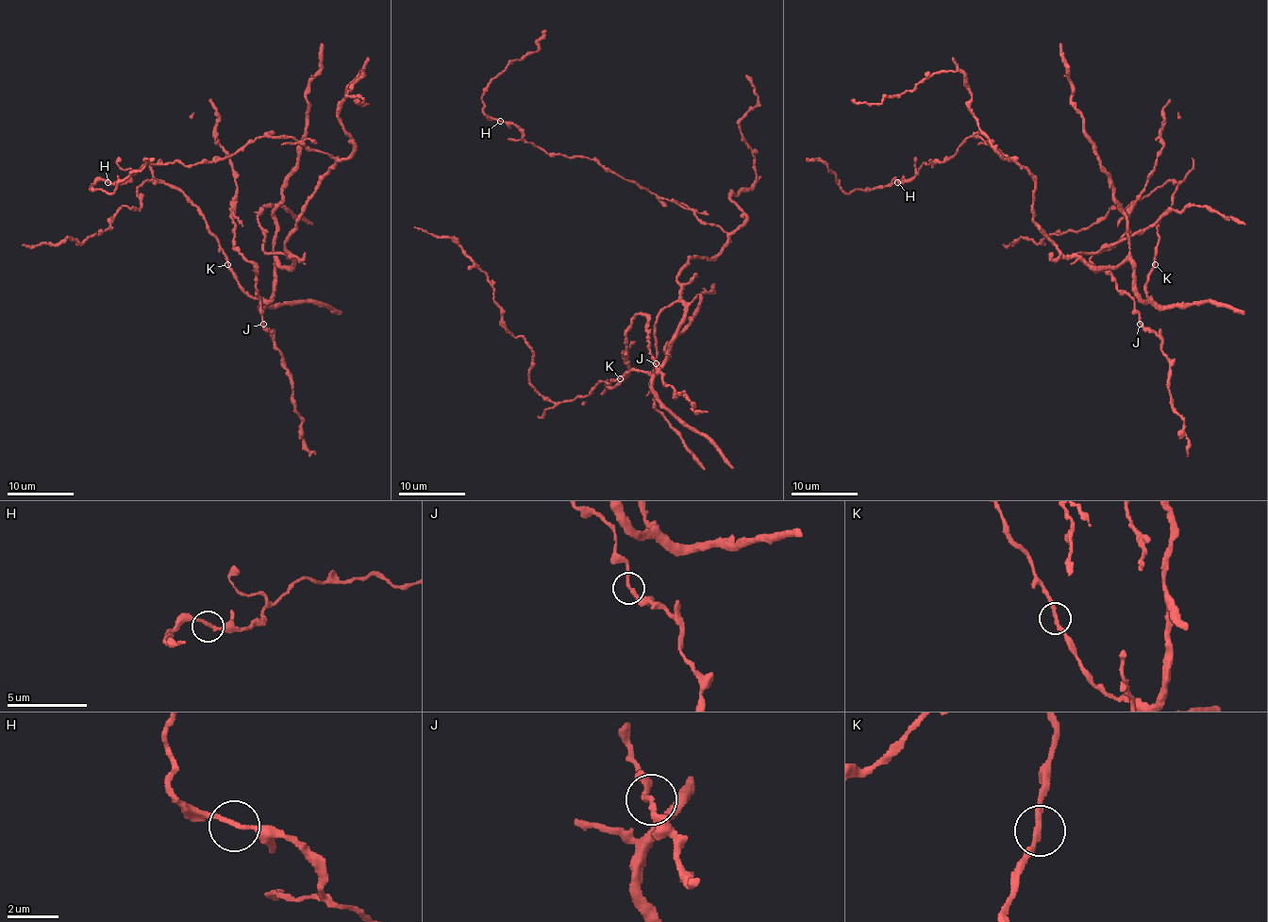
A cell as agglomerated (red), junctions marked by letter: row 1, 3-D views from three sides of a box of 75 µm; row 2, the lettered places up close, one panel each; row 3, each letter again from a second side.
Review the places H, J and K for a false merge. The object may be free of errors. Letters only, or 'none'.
none

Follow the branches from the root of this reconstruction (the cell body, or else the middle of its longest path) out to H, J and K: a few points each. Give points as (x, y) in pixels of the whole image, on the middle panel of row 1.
H: (680, 289), (677, 274), (692, 257), (712, 259), (725, 232), (592, 159), (548, 154), (500, 121)
J: (680, 289), (680, 302), (684, 307), (682, 324), (666, 360), (659, 366), (656, 363)
K: (680, 289), (684, 318), (666, 361), (653, 373), (631, 370), (619, 378)

